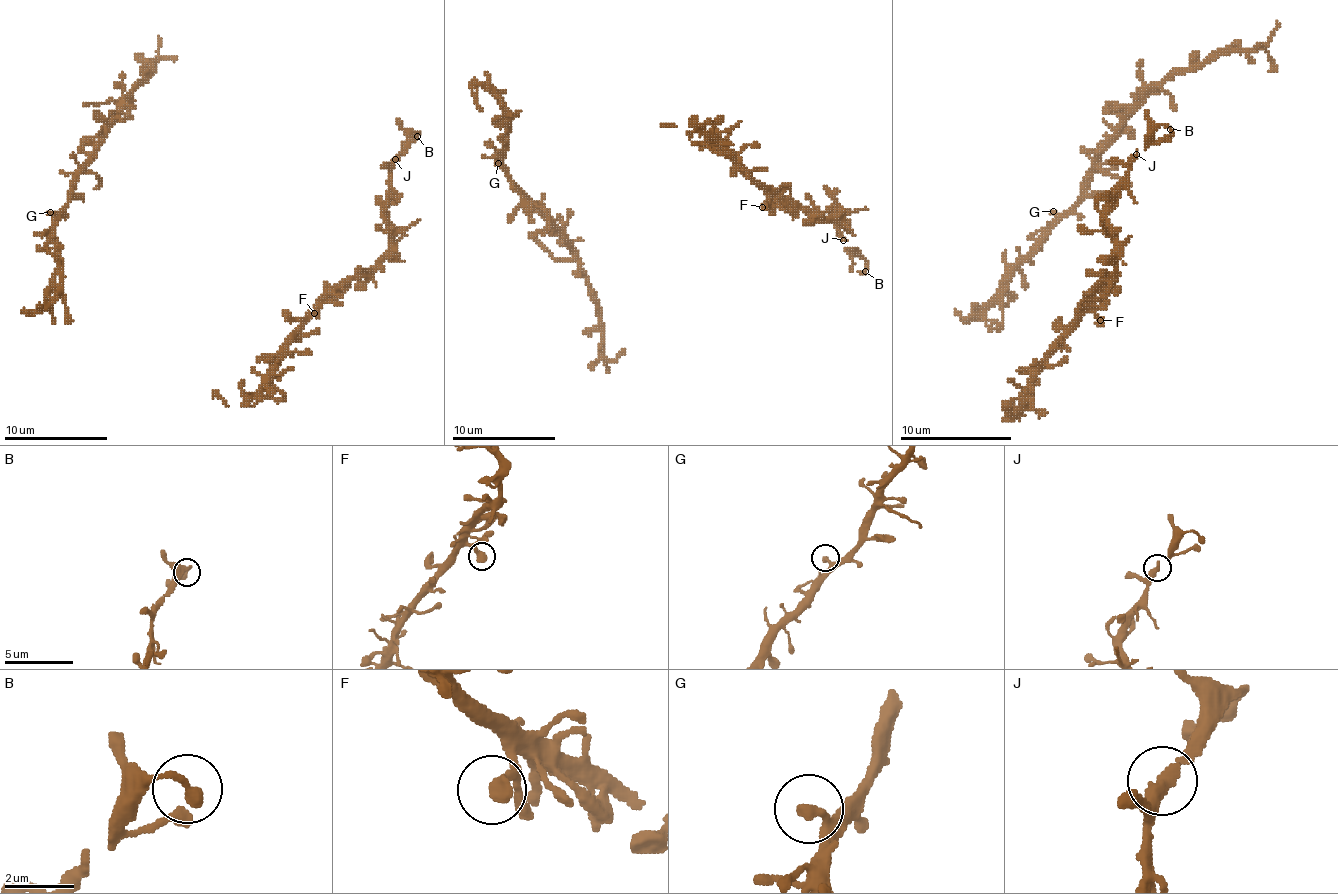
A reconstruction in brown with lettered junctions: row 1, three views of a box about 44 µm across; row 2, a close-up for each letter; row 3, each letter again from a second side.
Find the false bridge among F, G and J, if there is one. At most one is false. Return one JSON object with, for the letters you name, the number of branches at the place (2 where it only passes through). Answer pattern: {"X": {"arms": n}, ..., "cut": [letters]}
{"cut": []}

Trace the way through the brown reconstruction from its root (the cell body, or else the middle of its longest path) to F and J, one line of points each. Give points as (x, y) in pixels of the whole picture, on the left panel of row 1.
F: (213, 390), (228, 406), (241, 406), (259, 388), (270, 367), (270, 359), (285, 339), (319, 305), (314, 313)
J: (213, 390), (228, 406), (241, 406), (285, 339), (389, 248), (394, 160)

